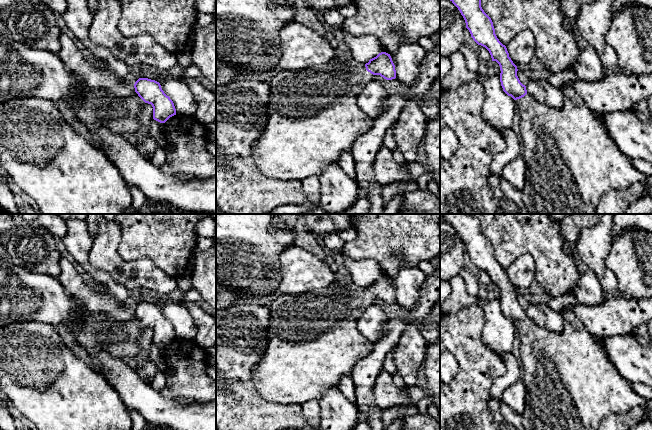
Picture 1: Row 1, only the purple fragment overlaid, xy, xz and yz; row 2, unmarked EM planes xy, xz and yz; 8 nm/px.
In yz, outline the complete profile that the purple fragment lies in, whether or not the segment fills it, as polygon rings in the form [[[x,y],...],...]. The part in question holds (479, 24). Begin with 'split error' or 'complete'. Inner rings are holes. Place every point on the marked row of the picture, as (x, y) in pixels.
split error; [[[450,0],[463,16],[466,28],[473,40],[485,47],[492,58],[500,66],[500,82],[503,91],[511,96],[516,103],[519,116],[519,138],[522,146],[522,157],[525,162],[525,184],[522,200],[527,214],[594,214],[600,198],[613,190],[626,190],[632,184],[645,180],[646,176],[636,170],[631,159],[625,155],[608,133],[601,113],[591,110],[573,88],[563,83],[560,90],[563,94],[563,106],[555,109],[536,101],[527,93],[517,76],[517,66],[509,57],[505,45],[495,34],[491,18],[481,7],[481,0]]]

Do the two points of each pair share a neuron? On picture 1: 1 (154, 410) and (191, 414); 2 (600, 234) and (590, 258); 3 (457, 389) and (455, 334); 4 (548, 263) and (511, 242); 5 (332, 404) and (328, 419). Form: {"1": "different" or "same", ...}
{"1": "same", "2": "same", "3": "same", "4": "same", "5": "same"}

